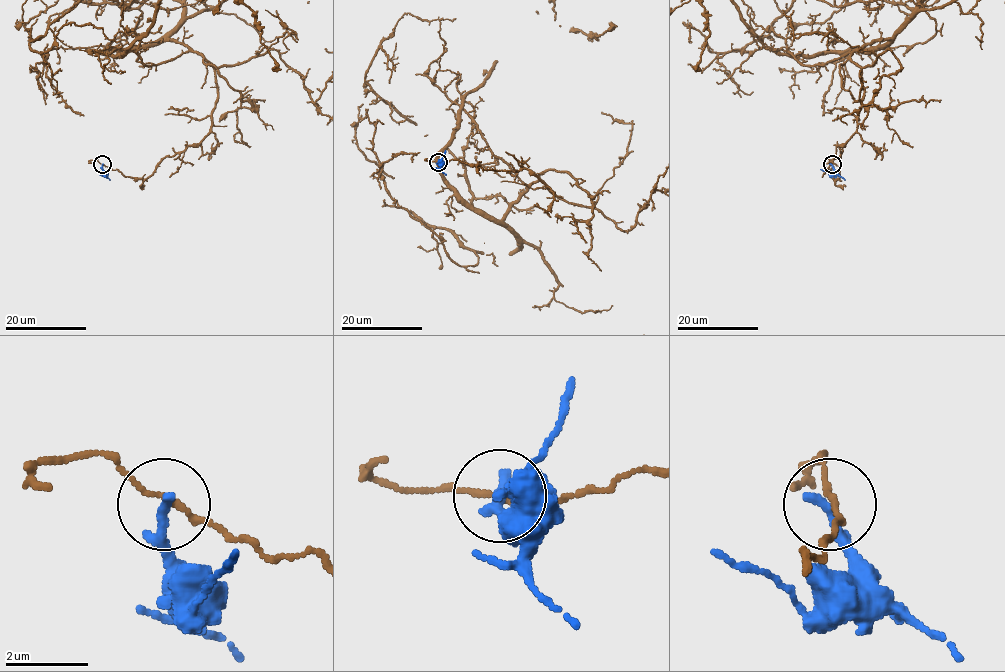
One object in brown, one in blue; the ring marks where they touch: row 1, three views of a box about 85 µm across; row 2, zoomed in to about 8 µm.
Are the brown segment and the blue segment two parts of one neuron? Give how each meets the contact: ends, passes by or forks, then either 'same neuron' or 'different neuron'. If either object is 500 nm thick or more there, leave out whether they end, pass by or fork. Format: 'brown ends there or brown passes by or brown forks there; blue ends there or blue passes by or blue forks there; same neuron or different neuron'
brown passes by; blue ends there; different neuron

